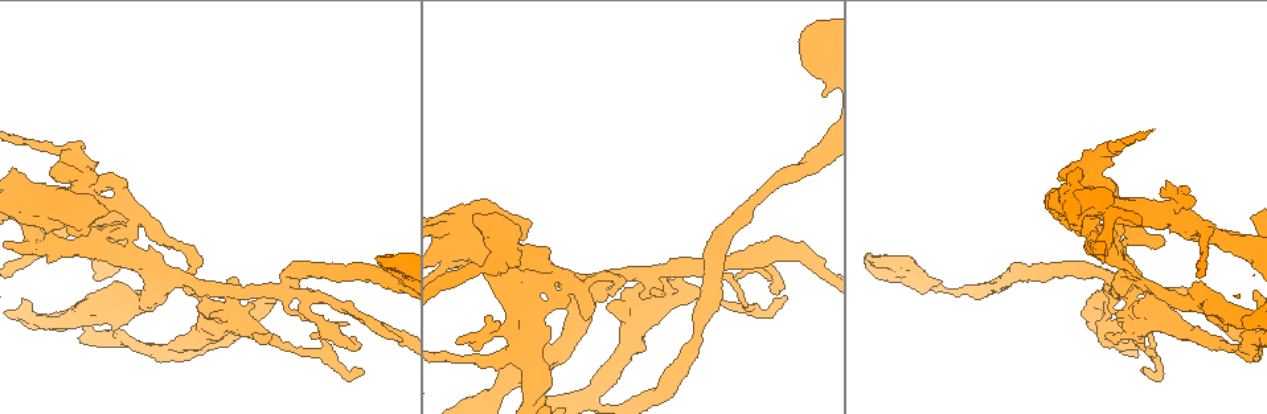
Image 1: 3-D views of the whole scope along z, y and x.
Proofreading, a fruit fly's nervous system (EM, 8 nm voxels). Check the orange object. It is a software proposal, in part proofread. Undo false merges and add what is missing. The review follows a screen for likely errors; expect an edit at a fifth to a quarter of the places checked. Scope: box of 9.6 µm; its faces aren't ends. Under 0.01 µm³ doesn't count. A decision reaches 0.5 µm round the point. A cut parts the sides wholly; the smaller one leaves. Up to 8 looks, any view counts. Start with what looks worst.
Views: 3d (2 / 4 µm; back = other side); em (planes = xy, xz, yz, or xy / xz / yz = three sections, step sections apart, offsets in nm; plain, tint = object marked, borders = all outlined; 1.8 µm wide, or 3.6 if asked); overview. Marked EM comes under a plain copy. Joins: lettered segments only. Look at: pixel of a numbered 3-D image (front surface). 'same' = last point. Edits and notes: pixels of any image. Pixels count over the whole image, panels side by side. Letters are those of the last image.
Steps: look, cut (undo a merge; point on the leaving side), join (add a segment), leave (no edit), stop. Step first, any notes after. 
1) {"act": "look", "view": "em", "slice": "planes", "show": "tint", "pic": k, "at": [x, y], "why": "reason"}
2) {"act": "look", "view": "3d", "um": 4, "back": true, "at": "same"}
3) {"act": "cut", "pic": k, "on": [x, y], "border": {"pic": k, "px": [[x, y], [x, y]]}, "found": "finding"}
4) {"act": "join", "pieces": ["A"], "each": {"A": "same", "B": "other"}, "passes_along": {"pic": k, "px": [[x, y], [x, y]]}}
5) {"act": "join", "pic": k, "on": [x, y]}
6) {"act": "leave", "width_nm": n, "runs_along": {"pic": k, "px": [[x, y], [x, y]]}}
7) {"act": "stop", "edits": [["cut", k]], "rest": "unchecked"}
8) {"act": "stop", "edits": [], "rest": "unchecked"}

{"act": "look", "view": "em", "slice": "xz", "step": 8, "show": "borders", "pic": 1, "at": [284, 292], "why": "sharp bend"}

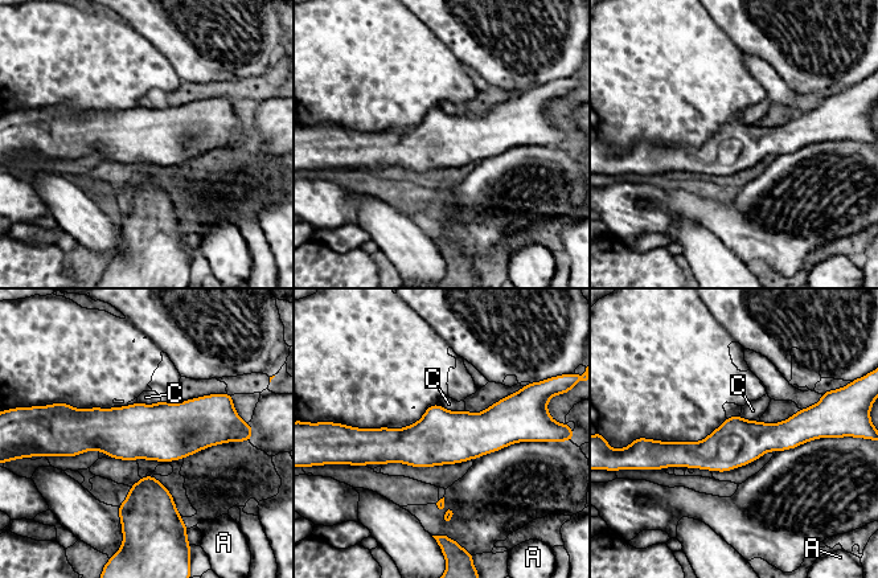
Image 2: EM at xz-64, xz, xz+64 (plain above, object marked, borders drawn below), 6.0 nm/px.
{"act": "look", "view": "em", "slice": "yz", "step": 8, "show": "borders", "at": "same"}

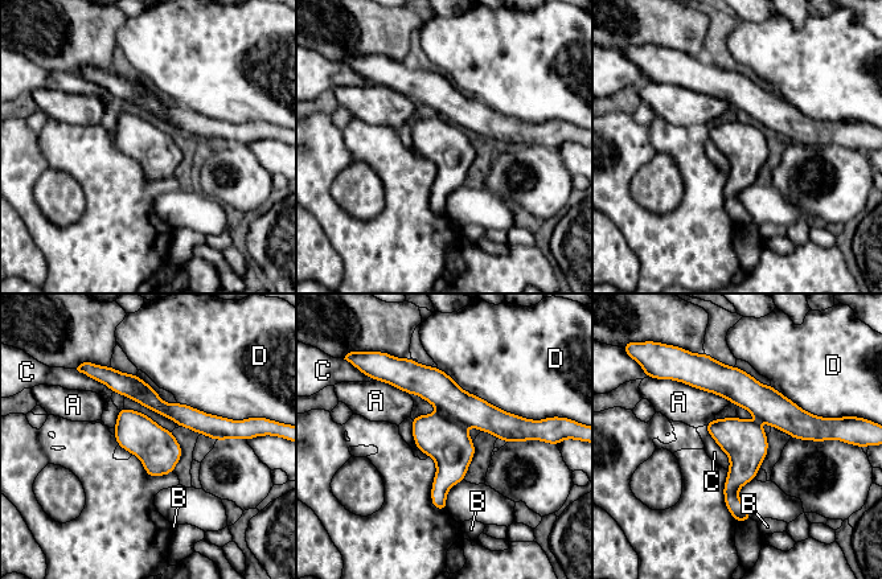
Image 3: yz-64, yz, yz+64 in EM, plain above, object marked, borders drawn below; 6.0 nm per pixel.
{"act": "cut", "pic": 3, "on": [446, 440], "longest_contact_nm": ["D", 420], "each": {"A": "other", "B": "other", "C": "other", "D": "other"}, "found": "two cells meet here"}

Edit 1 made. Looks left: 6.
{"act": "look", "view": "em", "slice": "planes", "show": "borders", "pic": 1, "at": [596, 398], "why": "side arm on a straight run"}

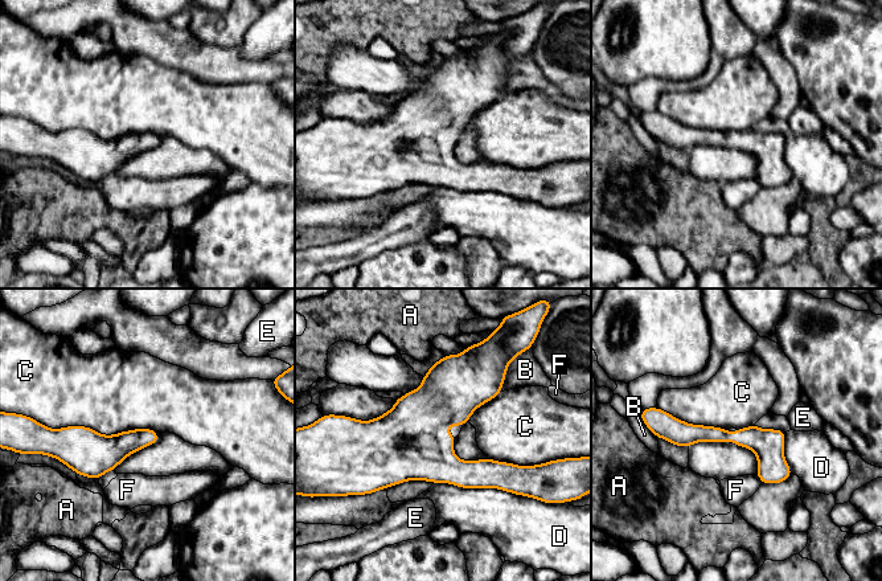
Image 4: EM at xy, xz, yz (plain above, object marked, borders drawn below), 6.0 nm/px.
{"act": "leave", "each": {"A": "other", "B": "other", "C": "other", "D": "other", "E": "other", "F": "other"}, "border": {"pic": 4, "px": [[56, 428], [156, 432]]}, "found": "all the same cell"}

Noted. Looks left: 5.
{"act": "look", "view": "em", "slice": "xy", "step": 8, "show": "tint", "pic": 1, "at": [403, 283], "why": "thin end"}

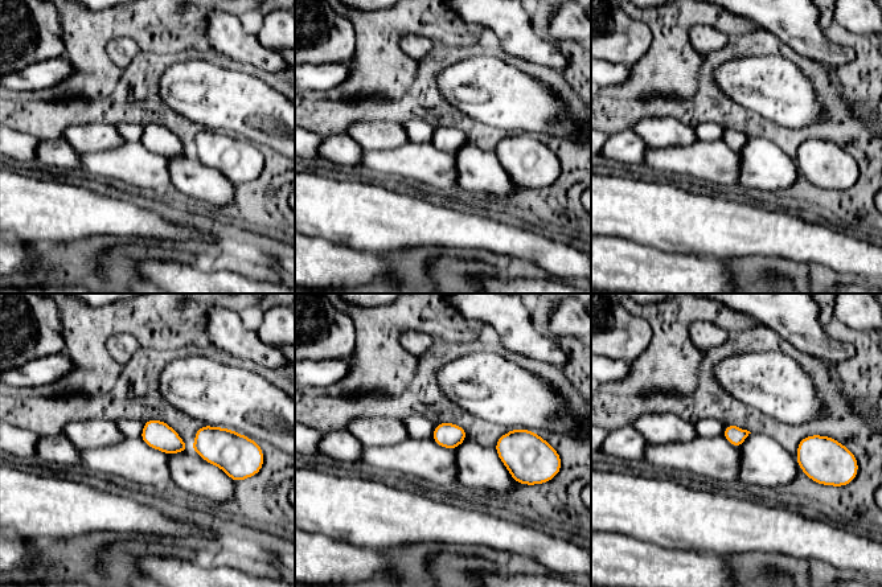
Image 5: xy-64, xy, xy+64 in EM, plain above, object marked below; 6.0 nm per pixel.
{"act": "look", "view": "em", "slice": "planes", "show": "borders", "at": "same", "why": "cut it another way"}

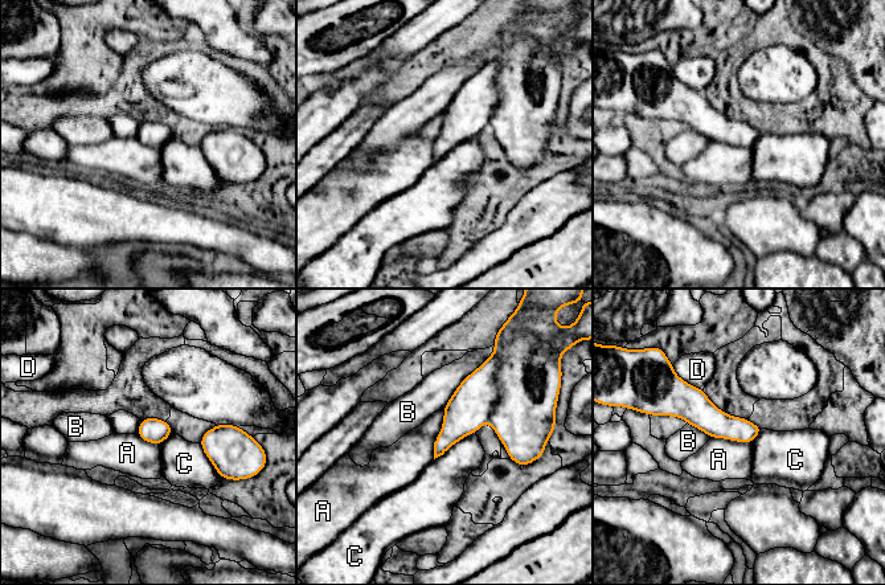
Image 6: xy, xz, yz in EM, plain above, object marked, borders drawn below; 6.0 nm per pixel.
{"act": "leave", "each": {"A": "other", "B": "other", "C": "other", "D": "other"}, "found": "no lettered segment goes on from it"}

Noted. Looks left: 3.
{"act": "stop", "edits": [["cut", 3]], "rest": "unchecked"}

